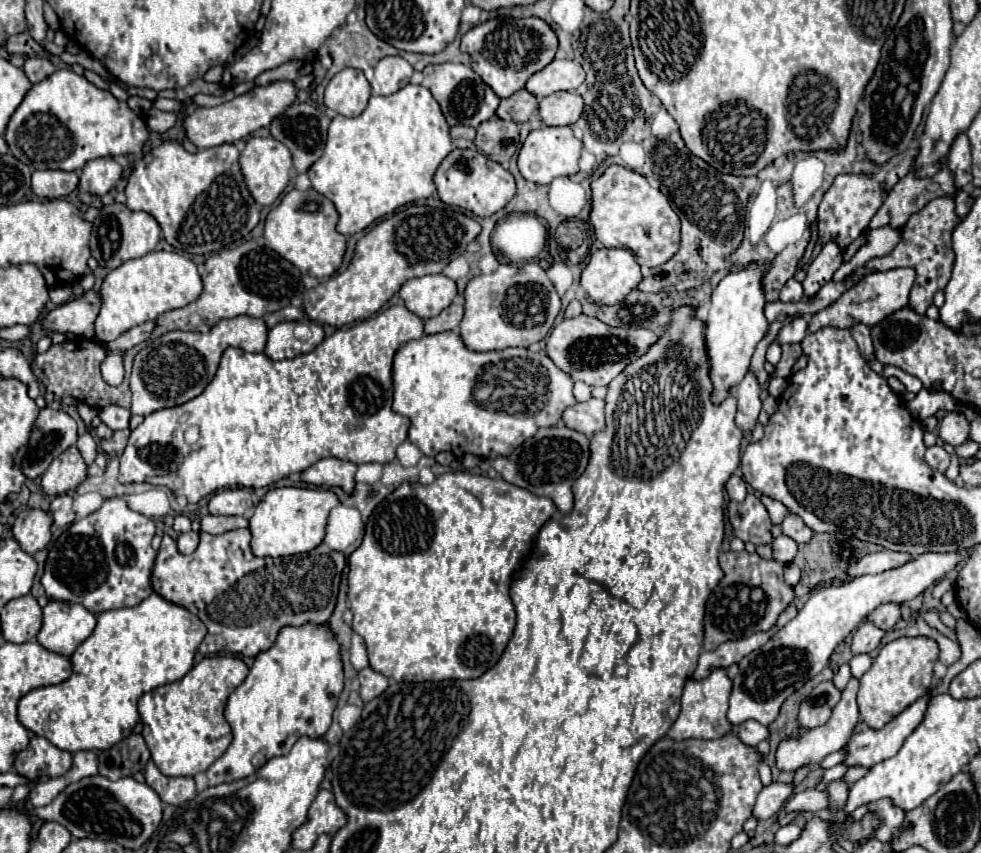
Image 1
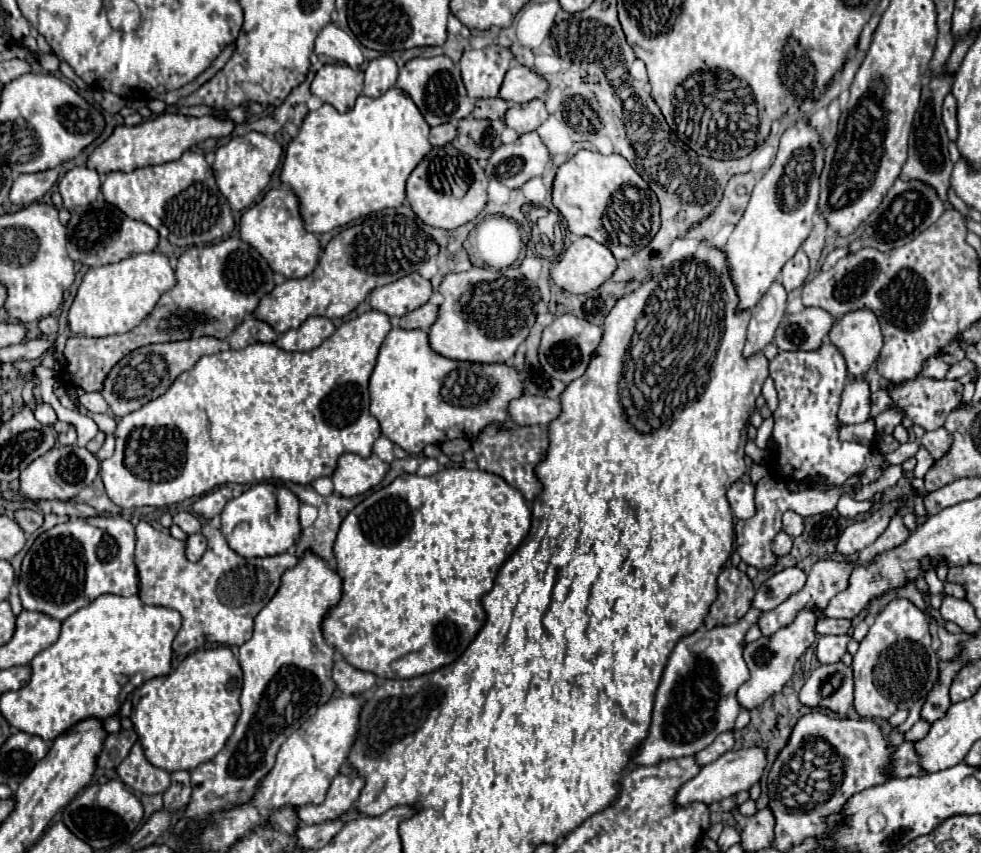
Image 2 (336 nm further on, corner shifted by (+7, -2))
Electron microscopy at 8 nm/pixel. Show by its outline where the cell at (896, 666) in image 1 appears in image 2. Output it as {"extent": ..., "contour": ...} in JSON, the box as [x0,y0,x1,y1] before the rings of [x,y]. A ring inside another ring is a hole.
{"extent":[853,598,939,718],"contour":[[[905,598],[891,600],[877,614],[867,636],[853,656],[855,710],[863,718],[889,718],[897,710],[909,710],[939,678],[939,662],[931,650],[929,622],[923,610]]]}

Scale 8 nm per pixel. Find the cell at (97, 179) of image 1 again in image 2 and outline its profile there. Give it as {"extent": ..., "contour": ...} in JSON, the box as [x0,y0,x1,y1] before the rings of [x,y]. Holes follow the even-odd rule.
{"extent":[59,166,101,210],"contour":[[[87,166],[71,168],[59,182],[59,194],[67,210],[81,204],[91,204],[101,188],[101,178],[95,170]]]}

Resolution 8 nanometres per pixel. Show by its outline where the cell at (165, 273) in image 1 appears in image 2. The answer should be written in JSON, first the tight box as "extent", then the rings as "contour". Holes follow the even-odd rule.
{"extent":[67,252,175,336],"contour":[[[161,252],[137,254],[127,260],[91,268],[77,290],[67,320],[75,336],[111,336],[135,328],[157,304],[159,296],[175,284],[175,272]]]}

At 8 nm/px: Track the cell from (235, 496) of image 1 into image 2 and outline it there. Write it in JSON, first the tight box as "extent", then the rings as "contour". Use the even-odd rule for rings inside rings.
{"extent":[193,486,233,520],"contour":[[[219,486],[217,490],[213,490],[213,492],[205,494],[205,496],[201,496],[199,500],[195,500],[193,510],[195,510],[195,514],[199,514],[199,516],[203,516],[203,518],[209,520],[209,518],[221,514],[221,508],[223,508],[231,498],[233,498],[231,488],[229,488],[229,486]]]}

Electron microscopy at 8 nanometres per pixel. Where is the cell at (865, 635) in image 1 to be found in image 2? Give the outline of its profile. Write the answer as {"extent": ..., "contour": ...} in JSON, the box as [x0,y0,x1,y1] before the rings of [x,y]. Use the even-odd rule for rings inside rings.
{"extent":[815,636,851,664],"contour":[[[821,636],[815,648],[815,656],[821,664],[833,664],[841,660],[847,650],[847,642],[851,636]]]}

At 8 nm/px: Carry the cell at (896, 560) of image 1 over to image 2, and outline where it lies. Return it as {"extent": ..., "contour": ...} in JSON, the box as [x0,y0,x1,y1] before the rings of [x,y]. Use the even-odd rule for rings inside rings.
{"extent":[751,568,805,612],"contour":[[[783,568],[781,572],[773,574],[771,578],[767,578],[757,590],[755,596],[751,600],[751,606],[767,612],[777,608],[781,602],[787,600],[787,596],[791,596],[793,592],[799,592],[805,584],[805,572],[799,568]]]}

